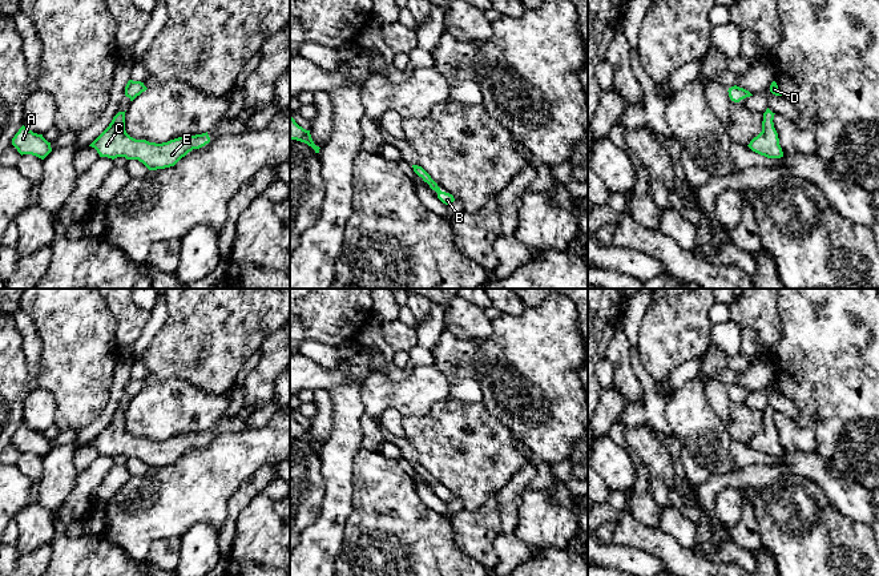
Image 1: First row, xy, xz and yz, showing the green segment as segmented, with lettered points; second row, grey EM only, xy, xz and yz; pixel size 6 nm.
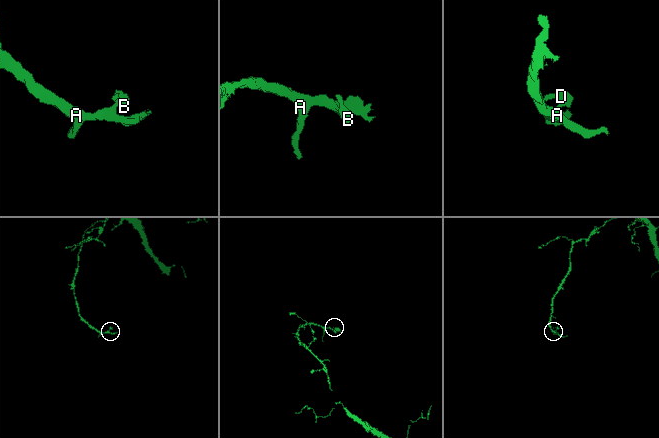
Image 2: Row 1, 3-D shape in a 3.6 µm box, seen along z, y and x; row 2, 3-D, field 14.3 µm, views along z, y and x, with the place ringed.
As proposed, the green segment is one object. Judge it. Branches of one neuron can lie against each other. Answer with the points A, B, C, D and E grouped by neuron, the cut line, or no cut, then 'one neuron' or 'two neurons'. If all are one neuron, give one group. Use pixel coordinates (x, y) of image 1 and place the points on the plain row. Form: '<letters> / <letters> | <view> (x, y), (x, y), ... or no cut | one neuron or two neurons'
A B C D E | no cut | one neuron

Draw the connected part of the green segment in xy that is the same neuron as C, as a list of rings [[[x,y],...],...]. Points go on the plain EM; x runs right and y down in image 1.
[[[118,410],[109,424],[89,444],[94,446],[100,455],[138,458],[149,468],[157,468],[174,464],[189,450],[209,440],[207,430],[178,435],[162,442],[136,438],[125,428],[125,410]]]

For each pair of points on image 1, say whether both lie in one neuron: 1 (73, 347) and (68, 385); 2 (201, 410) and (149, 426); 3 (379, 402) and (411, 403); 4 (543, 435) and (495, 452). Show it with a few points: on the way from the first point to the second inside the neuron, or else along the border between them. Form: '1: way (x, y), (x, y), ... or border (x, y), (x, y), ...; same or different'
1: way (73, 357), (73, 375); same
2: way (188, 410), (165, 410), (162, 413); same
3: way (387, 401), (403, 401); same
4: border (495, 418), (517, 439); different

